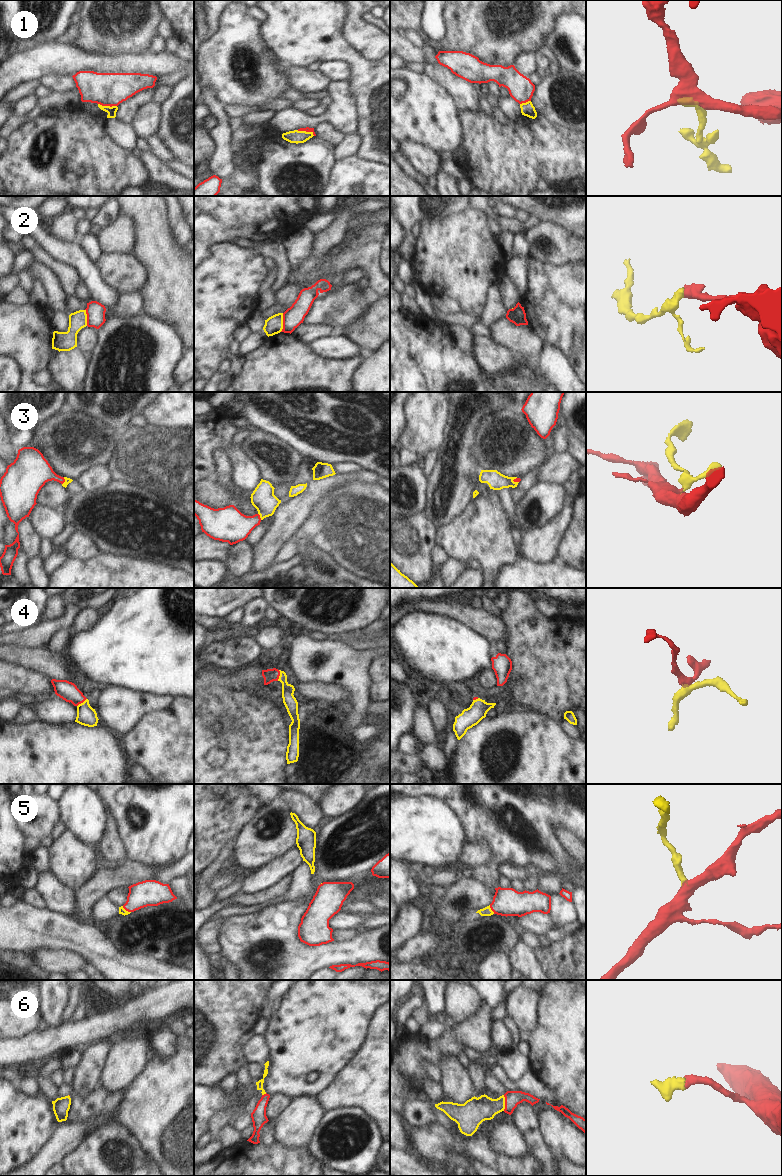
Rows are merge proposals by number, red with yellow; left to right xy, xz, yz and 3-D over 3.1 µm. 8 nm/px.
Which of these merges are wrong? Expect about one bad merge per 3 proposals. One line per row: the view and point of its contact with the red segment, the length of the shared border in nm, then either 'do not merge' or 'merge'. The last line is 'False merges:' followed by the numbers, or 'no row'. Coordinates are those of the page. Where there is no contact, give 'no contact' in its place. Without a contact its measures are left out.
1: xy (107, 105) | 150 nm | do not merge
2: xz (283, 322) | 150 nm | do not merge
3: xy (64, 481) | 70 nm | merge
4: xz (279, 675) | 90 nm | merge
5: xy (126, 910) | 90 nm | merge
6: yz (505, 1103) | 130 nm | merge
False merges: 1, 2

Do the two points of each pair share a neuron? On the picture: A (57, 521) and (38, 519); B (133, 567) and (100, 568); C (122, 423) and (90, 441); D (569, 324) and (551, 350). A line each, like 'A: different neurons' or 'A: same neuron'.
A: same neuron
B: same neuron
C: different neurons
D: different neurons

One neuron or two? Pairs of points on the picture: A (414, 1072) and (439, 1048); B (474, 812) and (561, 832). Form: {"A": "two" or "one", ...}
{"A": "one", "B": "two"}

